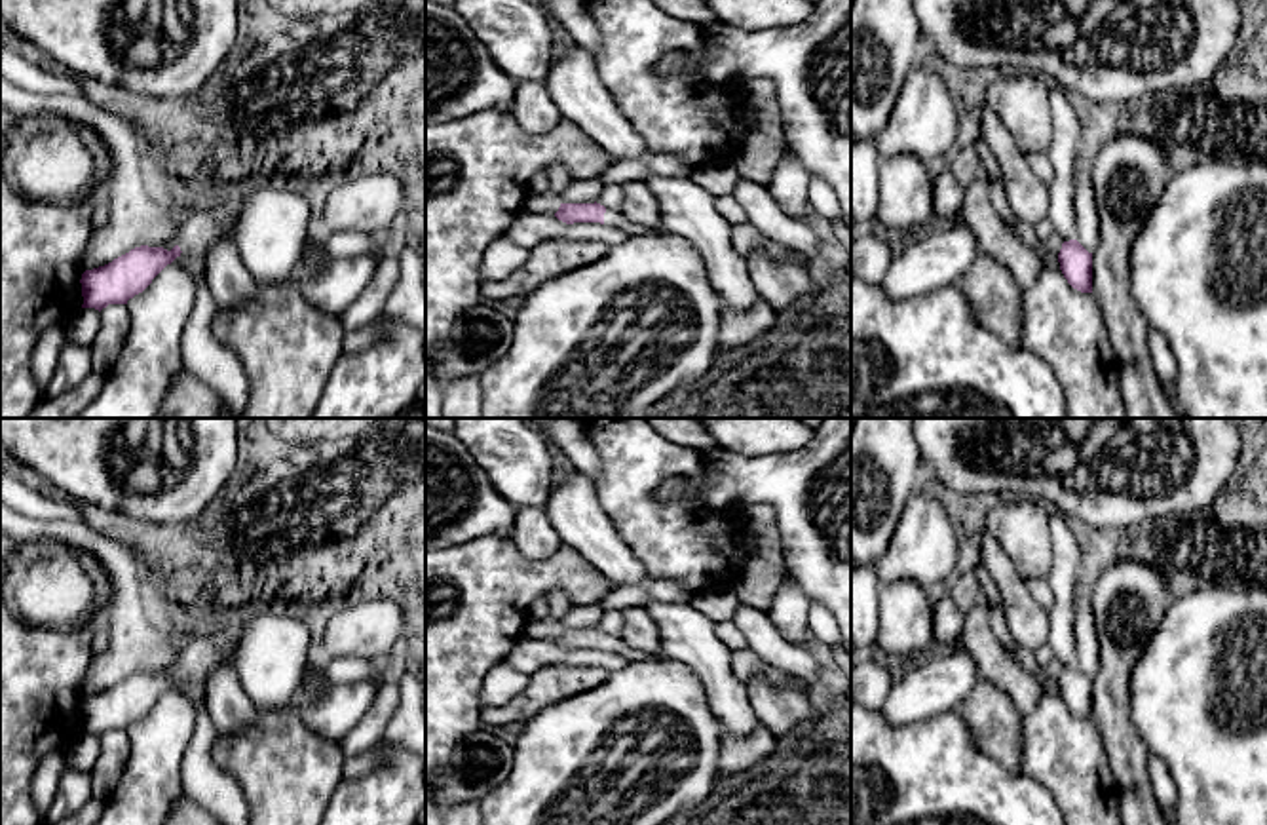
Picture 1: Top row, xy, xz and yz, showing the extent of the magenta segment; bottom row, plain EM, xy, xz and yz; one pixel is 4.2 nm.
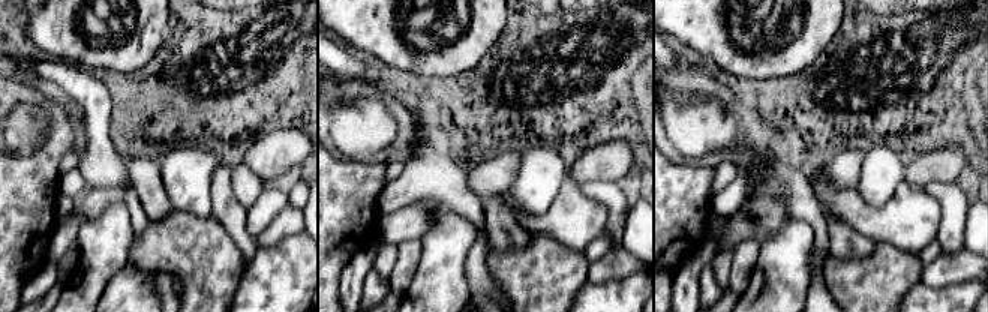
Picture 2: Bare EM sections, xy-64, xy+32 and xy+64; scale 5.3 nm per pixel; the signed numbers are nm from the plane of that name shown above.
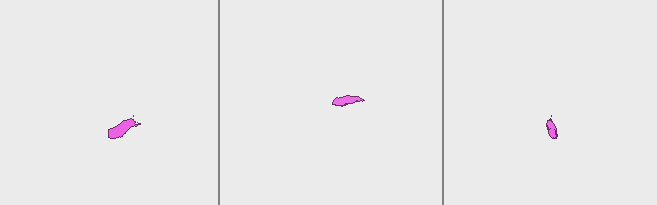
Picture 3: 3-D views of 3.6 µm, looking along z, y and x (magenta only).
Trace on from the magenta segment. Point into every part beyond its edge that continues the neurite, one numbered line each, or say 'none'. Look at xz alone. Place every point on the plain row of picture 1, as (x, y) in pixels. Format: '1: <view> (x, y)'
1: xz (618, 645)

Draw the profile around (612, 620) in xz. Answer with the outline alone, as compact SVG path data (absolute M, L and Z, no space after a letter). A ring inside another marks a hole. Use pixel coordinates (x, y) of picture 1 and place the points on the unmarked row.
M606 610L596 625L596 629L606 635L621 637L623 631L623 612L621 610Z

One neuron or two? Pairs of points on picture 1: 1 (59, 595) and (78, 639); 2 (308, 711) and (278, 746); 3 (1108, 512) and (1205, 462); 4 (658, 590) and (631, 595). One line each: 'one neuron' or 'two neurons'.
1: two neurons
2: two neurons
3: one neuron
4: one neuron

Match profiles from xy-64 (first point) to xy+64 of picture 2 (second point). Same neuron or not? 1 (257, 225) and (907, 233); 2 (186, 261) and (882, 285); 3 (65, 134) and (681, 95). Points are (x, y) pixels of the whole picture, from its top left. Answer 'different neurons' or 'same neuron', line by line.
1: same neuron
2: same neuron
3: different neurons

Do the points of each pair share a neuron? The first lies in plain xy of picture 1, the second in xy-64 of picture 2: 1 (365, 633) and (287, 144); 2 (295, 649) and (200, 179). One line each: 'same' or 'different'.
1: same
2: same

